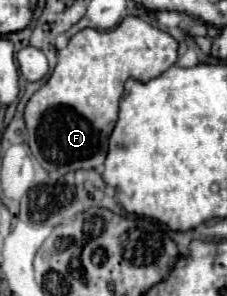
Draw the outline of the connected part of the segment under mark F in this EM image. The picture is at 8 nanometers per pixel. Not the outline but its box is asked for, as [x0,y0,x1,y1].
[25,16,179,172]

